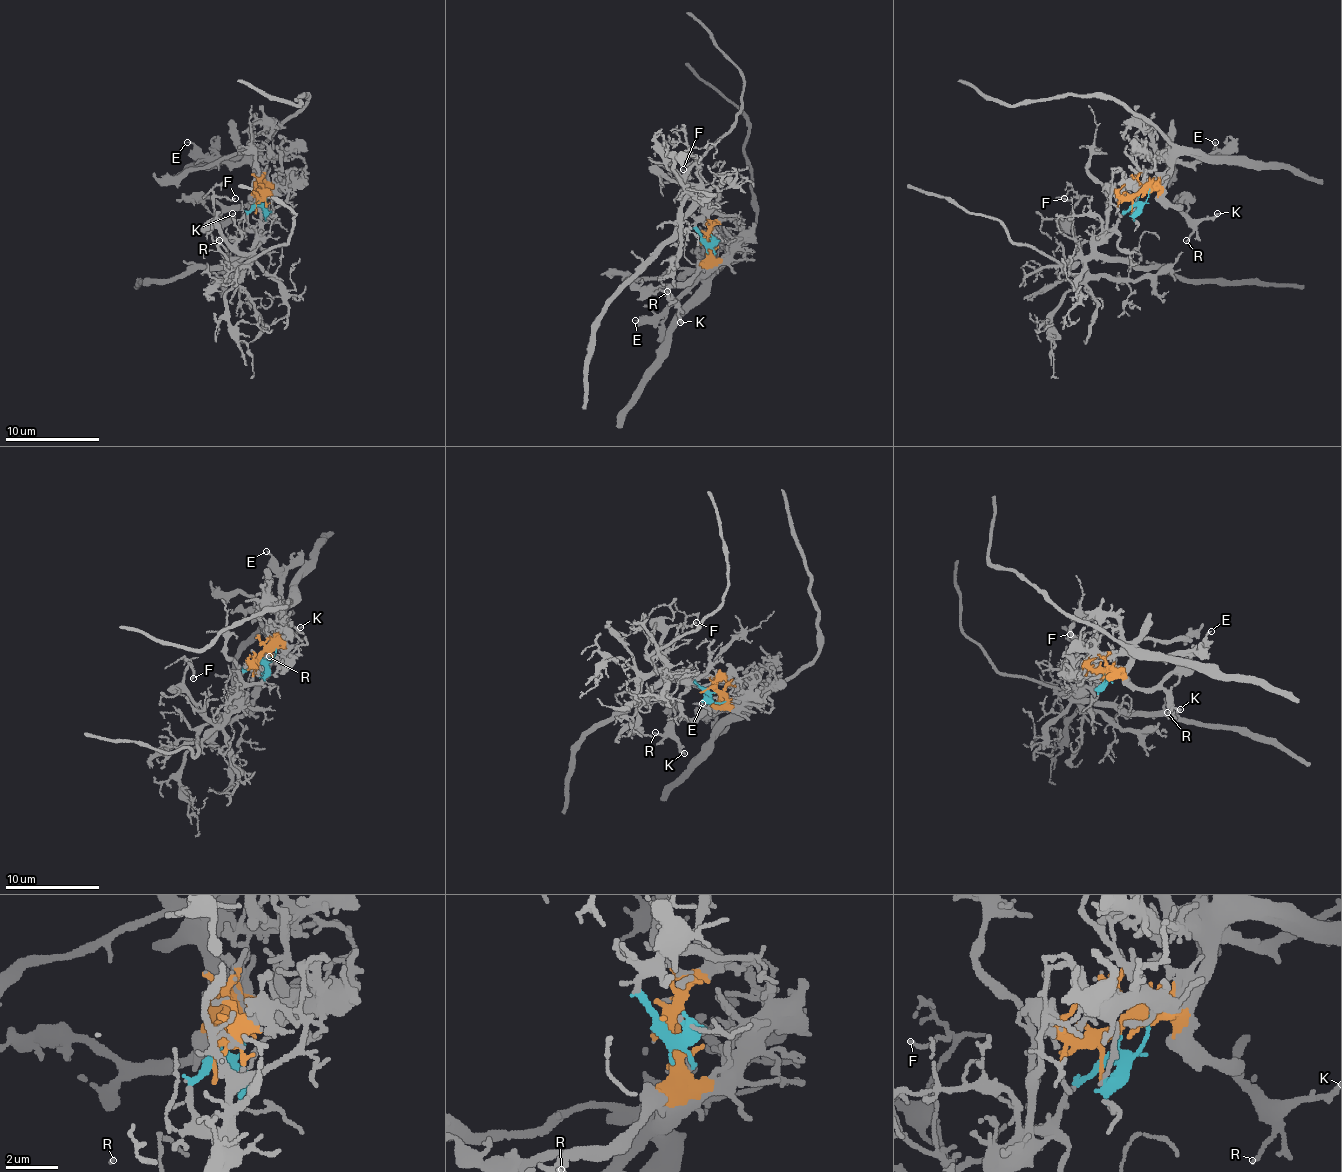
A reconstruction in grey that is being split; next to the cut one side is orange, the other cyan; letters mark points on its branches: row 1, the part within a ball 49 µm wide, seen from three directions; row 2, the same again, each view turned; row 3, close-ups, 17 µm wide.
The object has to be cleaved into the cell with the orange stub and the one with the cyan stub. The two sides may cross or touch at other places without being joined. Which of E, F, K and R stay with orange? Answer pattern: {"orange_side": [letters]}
{"orange_side": ["E", "K", "R"]}

